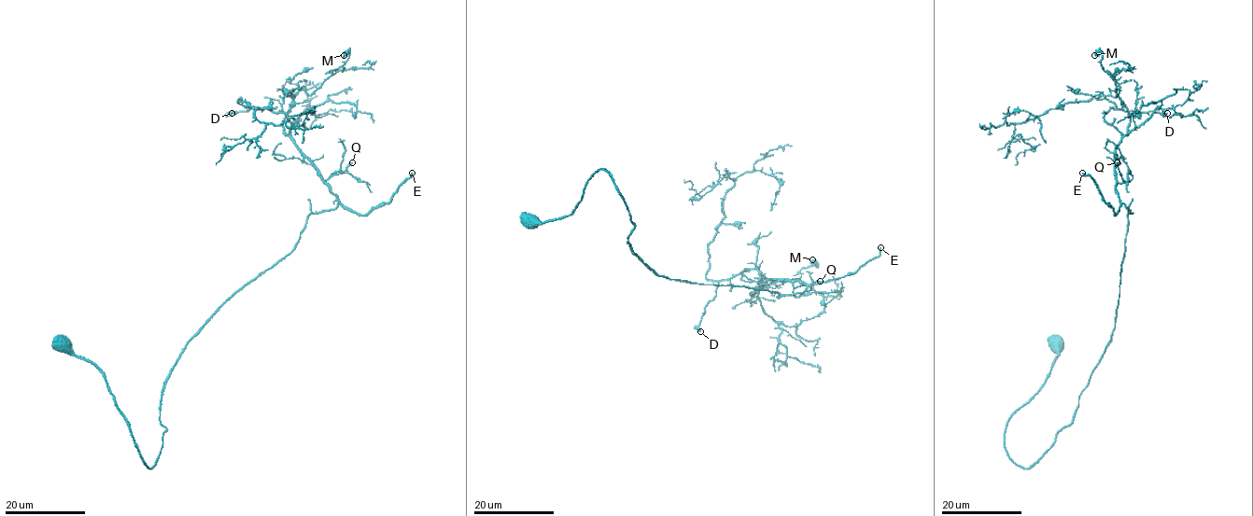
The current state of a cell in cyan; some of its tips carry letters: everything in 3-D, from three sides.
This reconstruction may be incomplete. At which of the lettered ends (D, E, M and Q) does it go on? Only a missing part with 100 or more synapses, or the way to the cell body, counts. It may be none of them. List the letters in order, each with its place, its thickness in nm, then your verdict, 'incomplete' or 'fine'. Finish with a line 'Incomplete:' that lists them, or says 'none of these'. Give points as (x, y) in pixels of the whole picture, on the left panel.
D: at (232, 113); 320 nm thick; fine
E: at (412, 173); 300 nm thick; incomplete
M: at (344, 55); 440 nm thick; fine
Q: at (352, 162); 240 nm thick; fine
Incomplete: E

